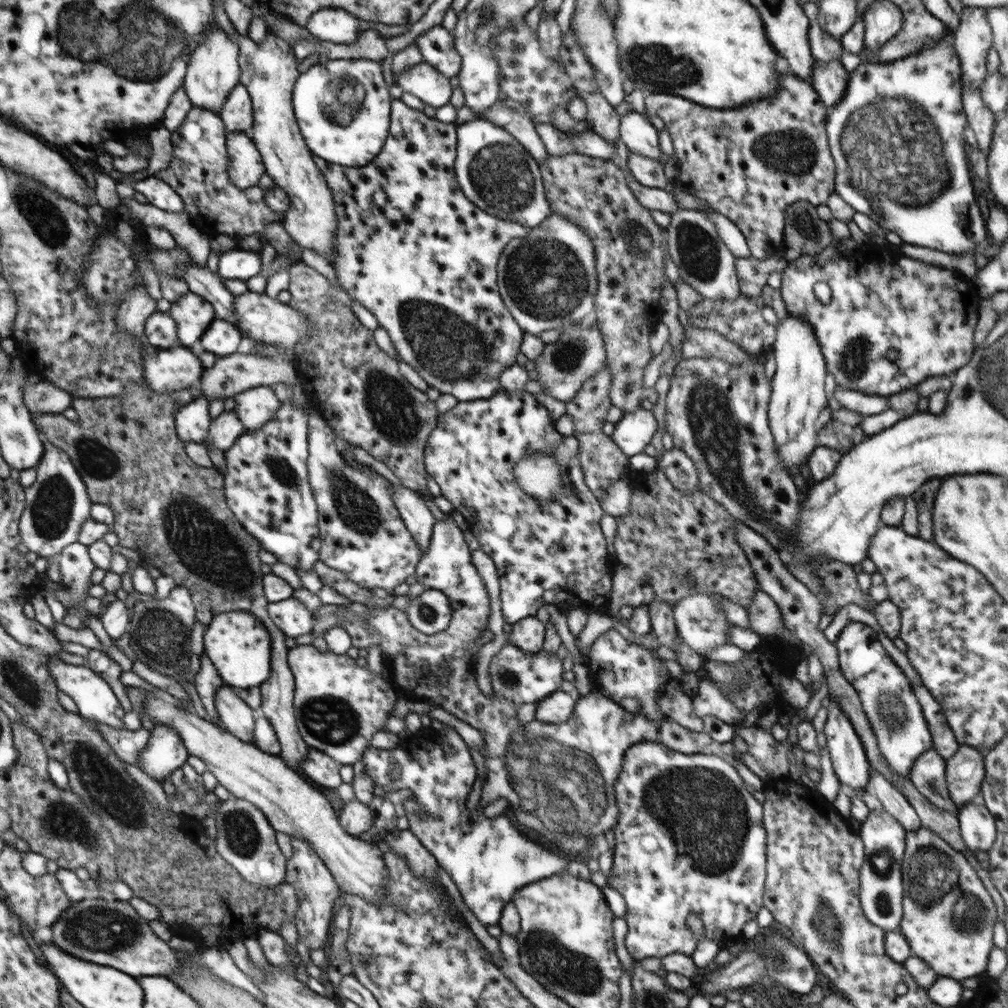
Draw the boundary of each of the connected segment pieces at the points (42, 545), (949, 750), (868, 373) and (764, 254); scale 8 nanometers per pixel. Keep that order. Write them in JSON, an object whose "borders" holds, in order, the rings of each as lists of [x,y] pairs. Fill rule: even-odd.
{"borders":[[[[41,436],[44,455],[36,466],[37,479],[26,487],[27,507],[21,516],[21,538],[24,549],[36,552],[39,557],[56,559],[66,546],[78,541],[80,528],[88,522],[91,504],[83,478],[76,471],[74,464],[50,441]]],[[[912,683],[914,694],[920,705],[923,715],[928,723],[933,738],[933,749],[946,761],[959,749],[961,744],[956,740],[954,731],[947,723],[942,707],[932,693],[923,684]]],[[[805,254],[800,256],[794,261],[789,261],[787,267],[781,272],[782,282],[779,290],[781,291],[782,298],[786,303],[787,310],[790,315],[795,317],[802,317],[808,319],[810,324],[814,327],[817,339],[821,344],[821,349],[826,361],[827,371],[832,374],[838,387],[844,389],[855,390],[858,392],[864,392],[864,394],[874,394],[874,396],[886,396],[890,397],[894,394],[900,393],[912,389],[922,383],[926,378],[930,376],[952,376],[955,371],[962,368],[975,352],[974,348],[974,328],[976,328],[976,322],[979,311],[979,301],[981,296],[979,291],[972,284],[971,281],[965,278],[956,278],[954,271],[932,265],[930,263],[924,263],[919,260],[906,258],[894,258],[894,260],[856,260],[849,259],[848,256],[842,256],[841,259],[836,257],[826,261],[825,264],[818,264],[817,257],[819,254]],[[818,281],[824,281],[831,288],[831,301],[828,305],[822,304],[818,298],[814,295],[812,286]]],[[[786,72],[785,75],[779,76],[779,84],[781,85],[777,88],[775,95],[772,95],[769,99],[762,99],[758,102],[748,103],[740,108],[731,109],[703,107],[691,100],[686,100],[681,96],[674,96],[671,94],[652,92],[645,96],[647,114],[652,116],[656,115],[658,118],[662,118],[663,123],[665,124],[665,129],[668,130],[672,138],[676,158],[679,160],[679,172],[681,173],[680,180],[676,181],[674,186],[687,194],[700,198],[700,200],[705,200],[712,211],[719,212],[728,218],[728,220],[731,220],[743,234],[748,248],[750,249],[751,256],[758,260],[766,260],[766,258],[770,256],[774,257],[782,255],[785,247],[784,231],[786,209],[790,205],[802,200],[817,207],[818,205],[825,204],[828,197],[835,193],[835,162],[832,158],[828,144],[826,130],[828,109],[826,108],[826,105],[821,101],[819,94],[815,91],[812,84],[790,74],[790,72]]]]}

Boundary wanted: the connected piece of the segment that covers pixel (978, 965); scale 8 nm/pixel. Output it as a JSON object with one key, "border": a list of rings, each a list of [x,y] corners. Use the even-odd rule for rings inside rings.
{"border":[[[930,829],[906,831],[901,871],[904,886],[903,918],[898,930],[908,941],[912,954],[929,964],[940,977],[950,977],[959,981],[985,972],[990,952],[994,948],[993,930],[998,919],[997,909],[988,890],[964,854],[954,850]]]}

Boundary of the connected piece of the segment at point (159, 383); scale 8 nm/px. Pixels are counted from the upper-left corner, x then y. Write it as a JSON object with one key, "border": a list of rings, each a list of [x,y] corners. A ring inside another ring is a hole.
{"border":[[[145,342],[144,375],[150,384],[150,390],[157,394],[174,393],[176,390],[189,389],[196,380],[200,381],[204,371],[200,359],[197,357],[197,348],[176,347],[162,348]]]}

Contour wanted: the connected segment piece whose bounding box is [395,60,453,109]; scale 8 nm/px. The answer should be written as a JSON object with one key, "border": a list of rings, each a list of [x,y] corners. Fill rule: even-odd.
{"border":[[[424,60],[399,72],[395,76],[395,82],[403,92],[410,92],[435,109],[450,103],[453,89],[449,78]]]}

